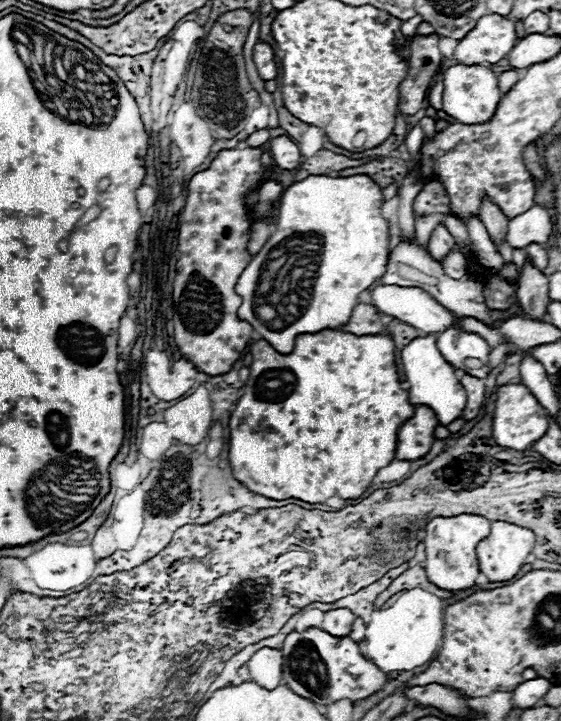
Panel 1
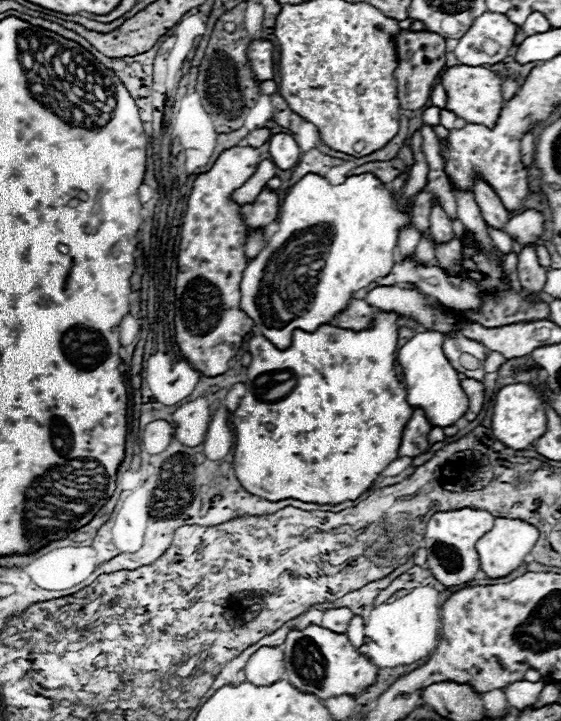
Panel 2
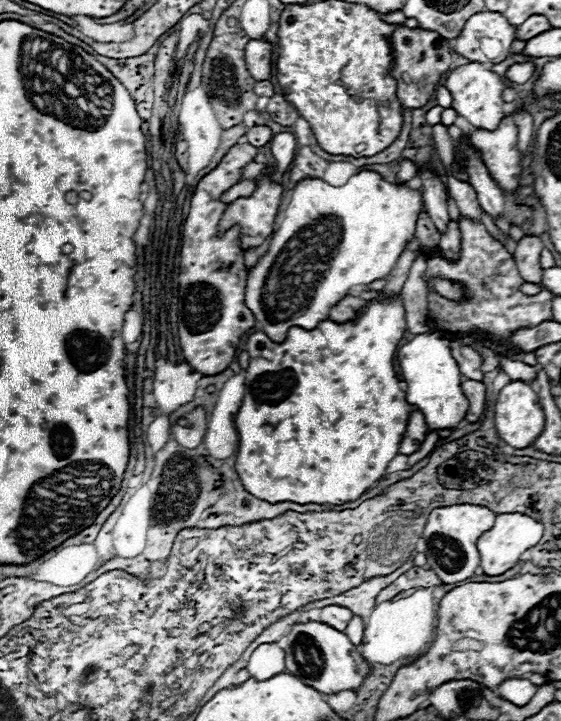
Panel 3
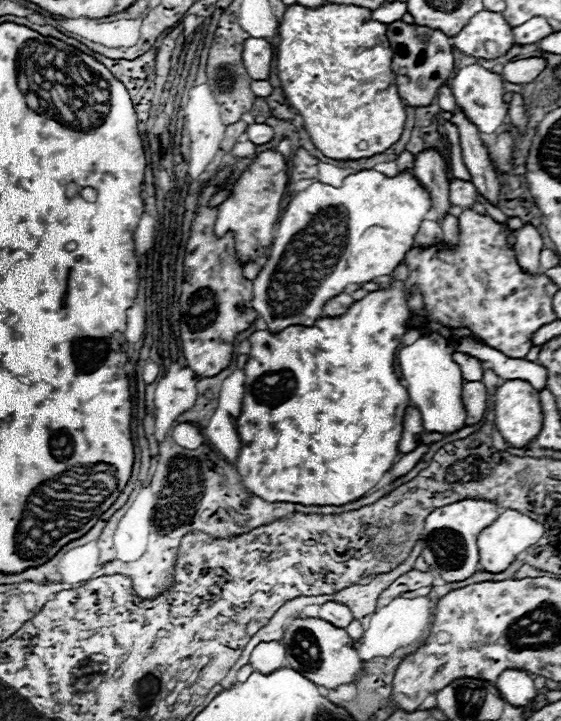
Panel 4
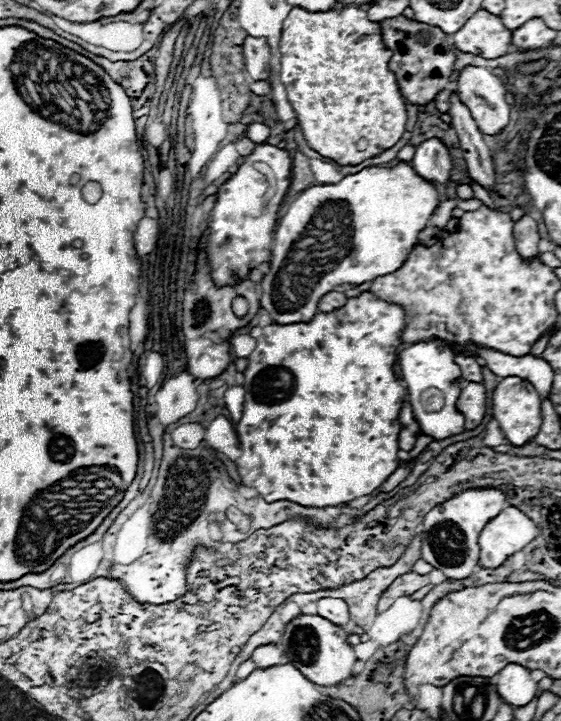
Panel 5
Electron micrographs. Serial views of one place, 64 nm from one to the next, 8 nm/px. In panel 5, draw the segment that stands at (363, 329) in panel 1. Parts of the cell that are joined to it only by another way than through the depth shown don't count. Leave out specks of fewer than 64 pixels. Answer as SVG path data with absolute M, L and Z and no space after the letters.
M328 292L328 294L320 300L318 310L320 310L320 312L332 312L332 310L336 310L336 308L342 308L346 302L348 302L348 296L346 296L344 292Z

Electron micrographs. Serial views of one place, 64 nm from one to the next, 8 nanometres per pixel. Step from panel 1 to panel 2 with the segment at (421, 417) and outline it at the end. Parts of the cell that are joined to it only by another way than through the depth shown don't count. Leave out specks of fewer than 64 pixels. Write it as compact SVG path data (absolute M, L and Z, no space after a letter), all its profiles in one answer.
M416 408L408 424L404 426L398 456L418 456L428 450L428 434L432 430L430 420L426 418L426 412L422 408Z

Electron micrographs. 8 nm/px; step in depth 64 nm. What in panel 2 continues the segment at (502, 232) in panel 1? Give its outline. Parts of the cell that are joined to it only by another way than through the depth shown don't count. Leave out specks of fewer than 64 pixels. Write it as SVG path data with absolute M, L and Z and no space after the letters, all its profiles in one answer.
M478 180L474 194L476 194L476 204L478 204L478 208L480 208L482 218L486 220L486 224L492 226L492 228L504 230L510 214L502 206L500 198L496 196L496 192L484 180Z

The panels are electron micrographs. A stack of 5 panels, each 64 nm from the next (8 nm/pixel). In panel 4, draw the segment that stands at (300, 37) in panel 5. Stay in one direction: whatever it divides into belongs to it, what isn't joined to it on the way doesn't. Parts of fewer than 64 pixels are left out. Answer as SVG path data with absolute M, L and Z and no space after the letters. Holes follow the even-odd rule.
M322 4L320 8L288 6L282 16L278 28L280 48L276 58L278 78L282 82L286 100L304 118L304 128L314 146L328 158L370 158L388 150L402 136L406 110L396 90L396 76L390 68L392 50L388 44L380 44L380 38L386 34L386 30L386 24L372 20L372 10L352 4ZM360 142L366 142L368 148L358 150L356 146Z

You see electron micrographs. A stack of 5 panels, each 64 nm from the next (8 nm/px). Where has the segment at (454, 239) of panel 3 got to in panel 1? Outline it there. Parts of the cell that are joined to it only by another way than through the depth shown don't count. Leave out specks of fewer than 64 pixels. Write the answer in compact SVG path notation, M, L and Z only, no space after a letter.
M450 252L442 266L444 266L444 272L456 280L466 274L466 258L460 252Z

